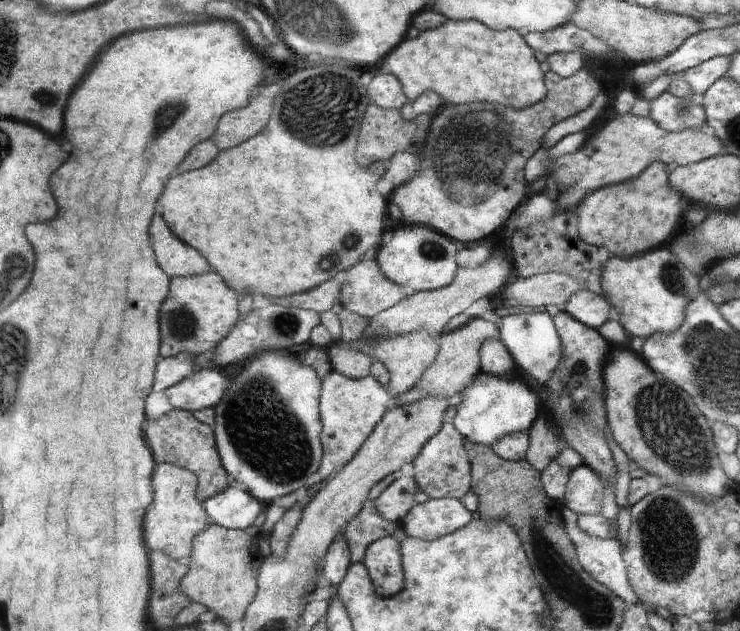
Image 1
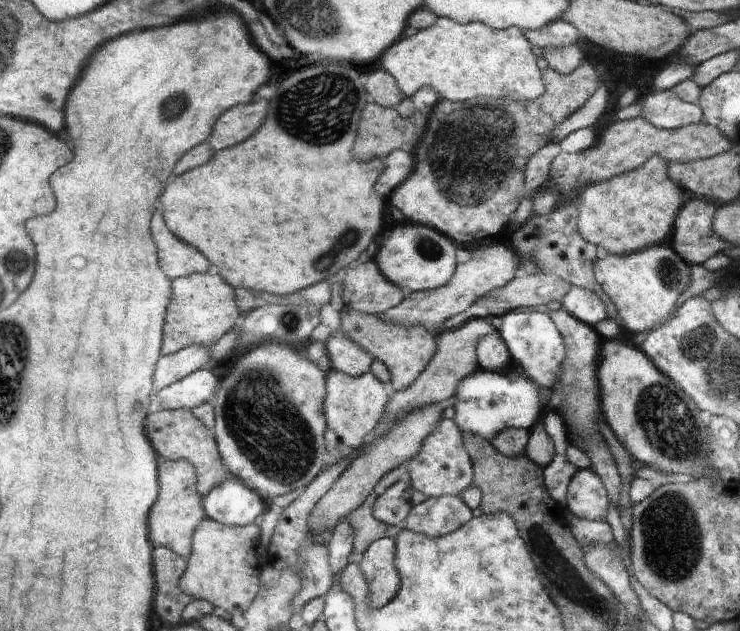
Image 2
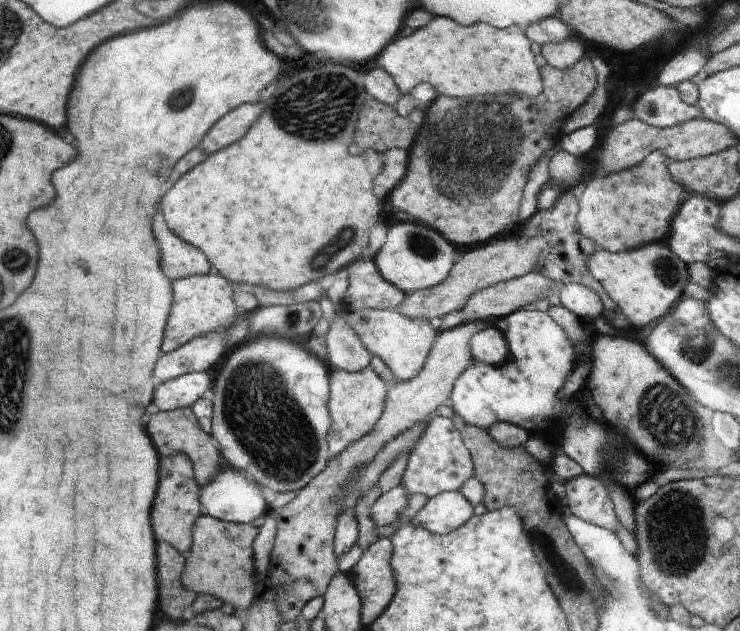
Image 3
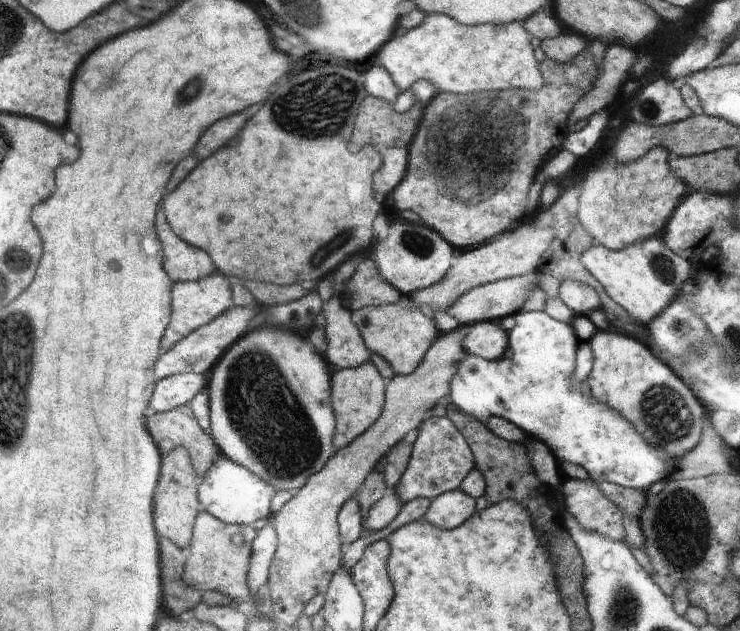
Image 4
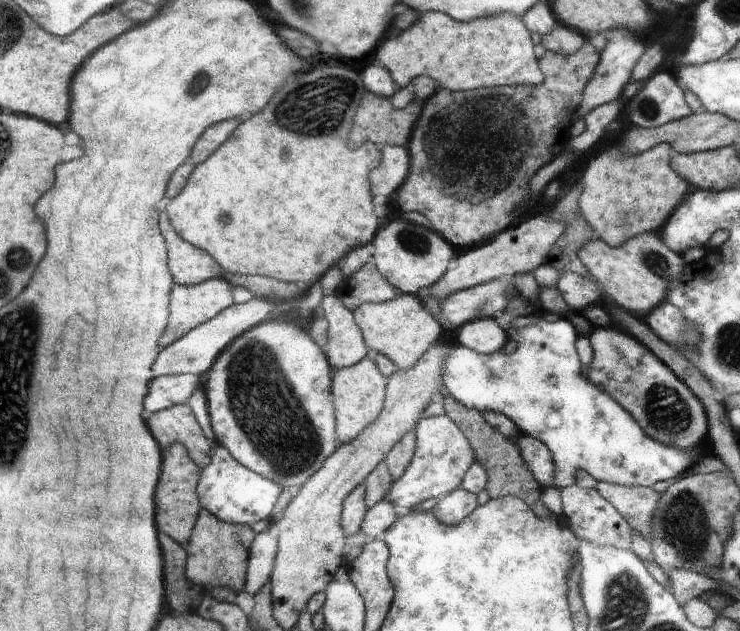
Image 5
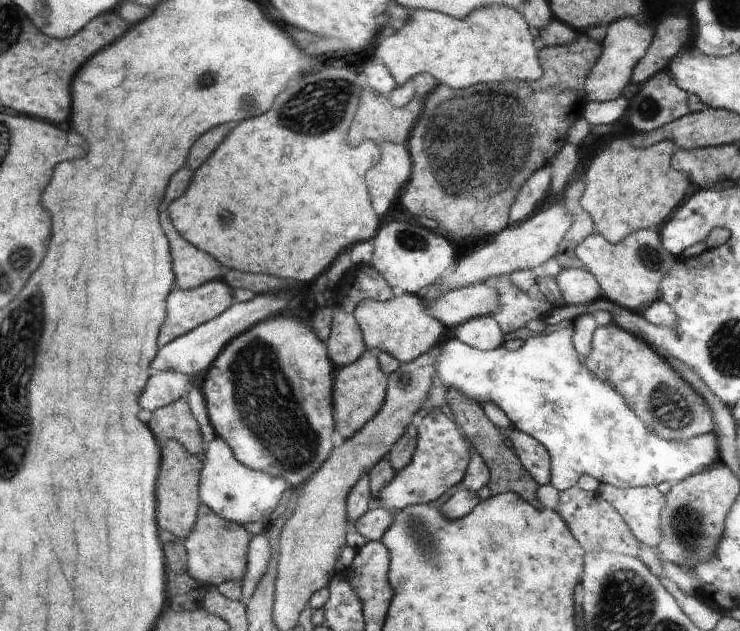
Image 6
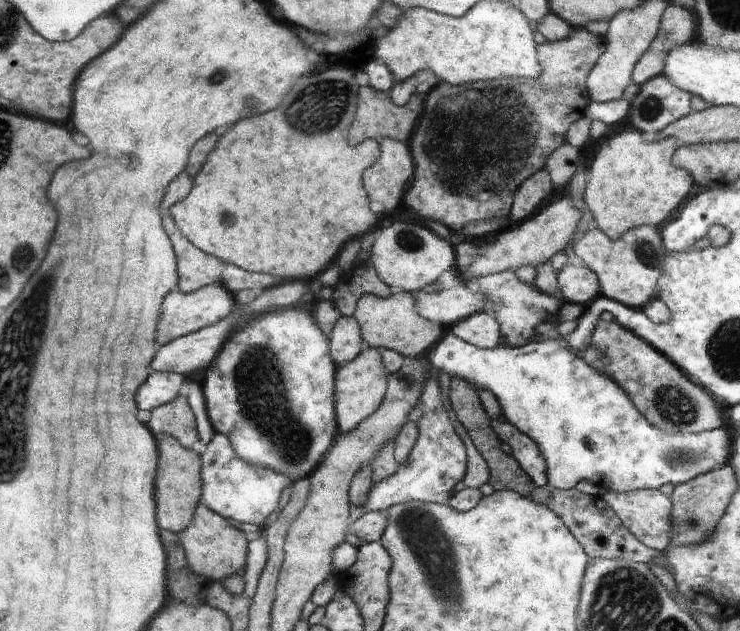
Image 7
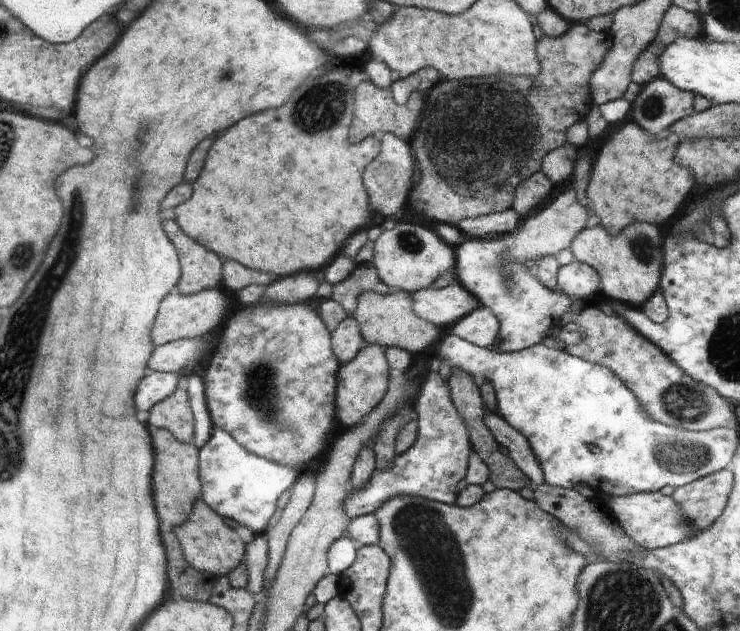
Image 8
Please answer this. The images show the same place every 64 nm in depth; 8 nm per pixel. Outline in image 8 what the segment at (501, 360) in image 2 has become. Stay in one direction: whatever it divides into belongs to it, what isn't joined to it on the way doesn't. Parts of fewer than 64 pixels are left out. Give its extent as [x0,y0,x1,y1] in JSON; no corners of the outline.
[453,305,499,349]

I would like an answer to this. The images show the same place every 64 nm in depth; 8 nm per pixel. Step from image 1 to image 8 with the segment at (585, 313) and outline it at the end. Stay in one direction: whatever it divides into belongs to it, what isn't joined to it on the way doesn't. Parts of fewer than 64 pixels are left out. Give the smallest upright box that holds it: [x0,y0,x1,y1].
[557,260,601,303]

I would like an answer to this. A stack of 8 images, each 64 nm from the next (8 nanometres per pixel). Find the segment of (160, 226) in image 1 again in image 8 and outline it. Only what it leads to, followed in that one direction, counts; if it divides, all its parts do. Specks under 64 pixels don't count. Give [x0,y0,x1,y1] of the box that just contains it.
[164,220,222,294]

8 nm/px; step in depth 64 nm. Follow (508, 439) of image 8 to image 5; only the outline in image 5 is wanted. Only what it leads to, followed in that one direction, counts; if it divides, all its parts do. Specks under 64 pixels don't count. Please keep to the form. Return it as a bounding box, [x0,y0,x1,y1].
[514,434,554,487]

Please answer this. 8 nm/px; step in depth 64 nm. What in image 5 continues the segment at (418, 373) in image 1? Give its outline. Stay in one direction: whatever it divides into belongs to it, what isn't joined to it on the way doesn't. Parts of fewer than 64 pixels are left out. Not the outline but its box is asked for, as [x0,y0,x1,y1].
[353,293,442,370]

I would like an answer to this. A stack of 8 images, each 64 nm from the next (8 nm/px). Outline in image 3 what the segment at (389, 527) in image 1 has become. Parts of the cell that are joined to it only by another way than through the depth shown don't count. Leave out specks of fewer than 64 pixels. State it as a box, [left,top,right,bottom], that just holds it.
[354,486,381,550]

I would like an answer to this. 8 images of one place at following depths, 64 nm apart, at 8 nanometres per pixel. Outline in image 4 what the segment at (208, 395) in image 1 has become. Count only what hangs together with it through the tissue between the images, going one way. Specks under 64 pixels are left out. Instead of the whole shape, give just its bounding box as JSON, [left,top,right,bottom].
[152,373,208,412]

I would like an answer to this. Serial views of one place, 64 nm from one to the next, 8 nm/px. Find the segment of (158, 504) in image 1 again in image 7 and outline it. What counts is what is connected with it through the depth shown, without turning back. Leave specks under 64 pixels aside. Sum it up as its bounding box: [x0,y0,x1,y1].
[160,436,200,532]

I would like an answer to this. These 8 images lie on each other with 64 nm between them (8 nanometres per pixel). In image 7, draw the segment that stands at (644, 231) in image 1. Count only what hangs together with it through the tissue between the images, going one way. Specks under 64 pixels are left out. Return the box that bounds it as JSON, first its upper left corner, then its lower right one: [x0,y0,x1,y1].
[584,128,692,240]

